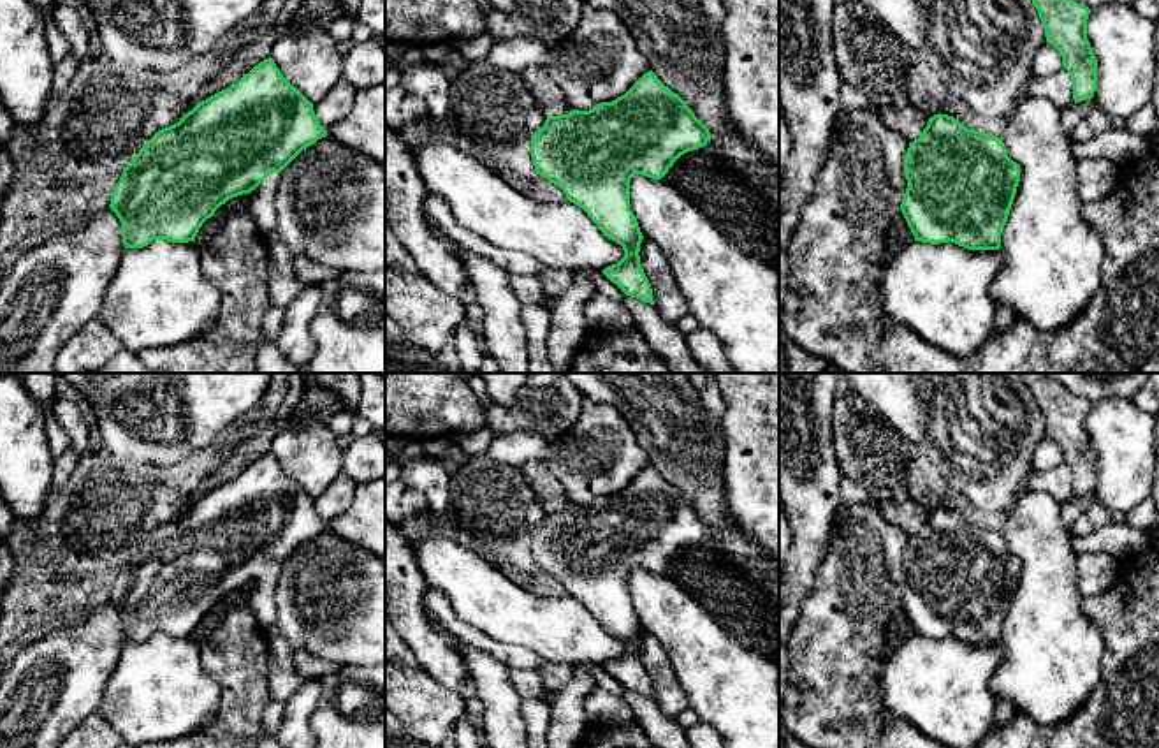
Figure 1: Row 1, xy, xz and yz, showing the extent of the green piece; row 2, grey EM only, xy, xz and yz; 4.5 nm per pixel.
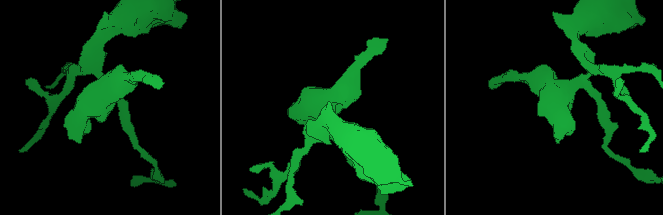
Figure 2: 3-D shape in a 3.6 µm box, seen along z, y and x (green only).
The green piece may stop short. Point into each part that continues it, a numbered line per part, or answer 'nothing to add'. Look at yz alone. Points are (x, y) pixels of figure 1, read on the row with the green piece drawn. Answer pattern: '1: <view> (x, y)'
nothing to add

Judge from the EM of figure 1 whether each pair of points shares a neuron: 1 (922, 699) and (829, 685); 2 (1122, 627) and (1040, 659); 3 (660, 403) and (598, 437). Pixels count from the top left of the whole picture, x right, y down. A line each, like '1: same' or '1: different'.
1: different
2: different
3: different

